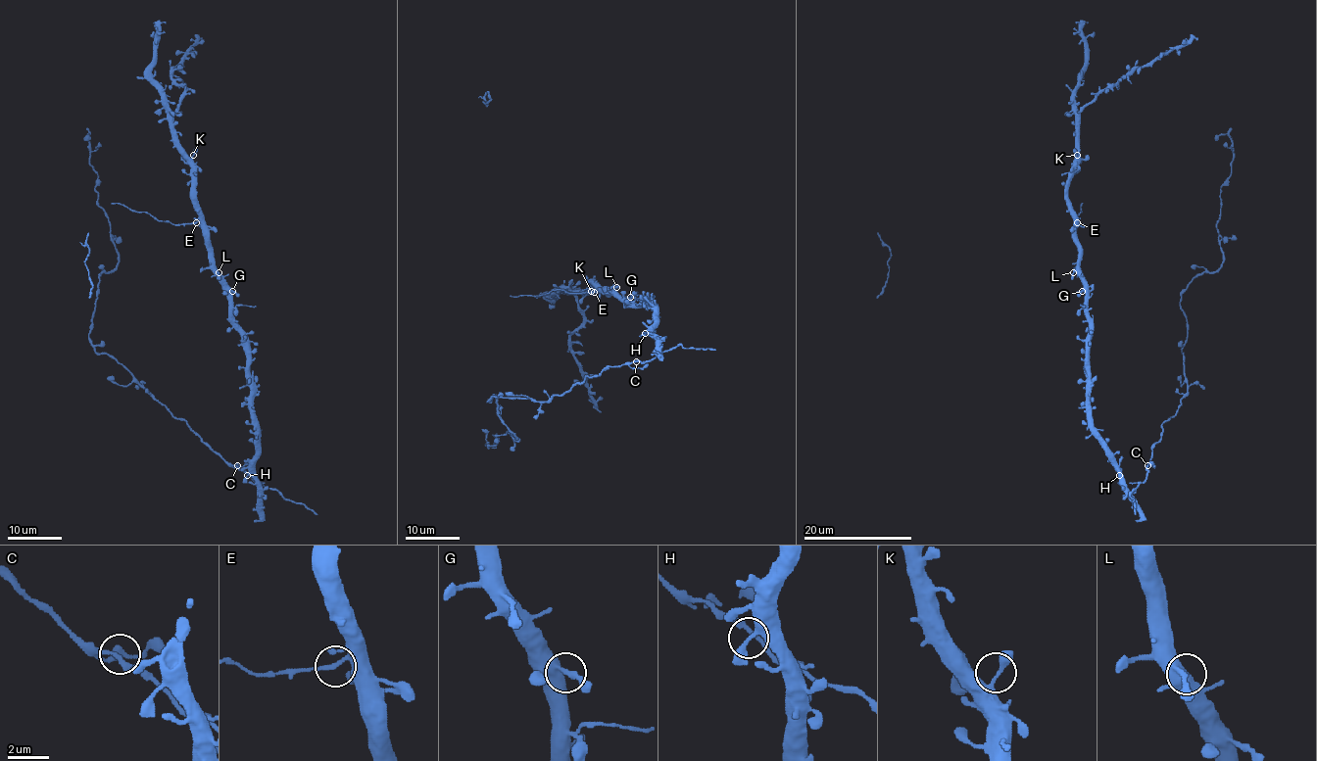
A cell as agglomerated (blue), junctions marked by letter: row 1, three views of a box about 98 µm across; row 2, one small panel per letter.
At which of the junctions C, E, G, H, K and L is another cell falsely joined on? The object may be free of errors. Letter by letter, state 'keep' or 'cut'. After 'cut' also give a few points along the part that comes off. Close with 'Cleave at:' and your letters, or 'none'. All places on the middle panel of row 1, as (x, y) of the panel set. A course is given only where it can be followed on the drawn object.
C: keep
E: cut | (594, 291), (553, 290), (542, 295), (510, 295)
G: keep
H: keep
K: keep
L: keep
Cleave at: E

